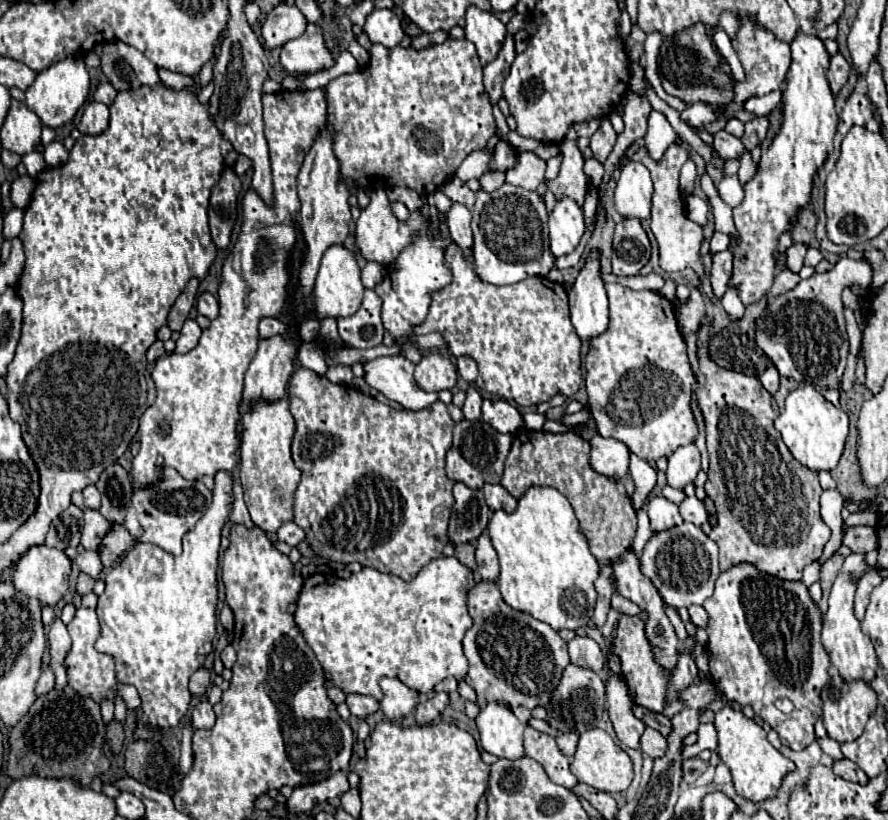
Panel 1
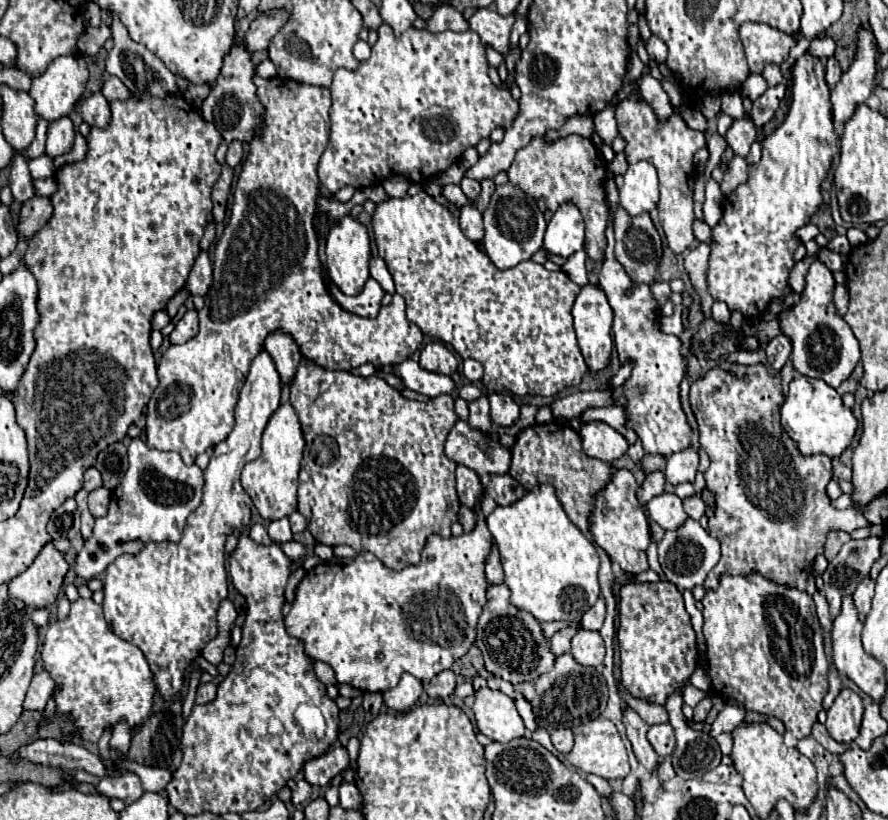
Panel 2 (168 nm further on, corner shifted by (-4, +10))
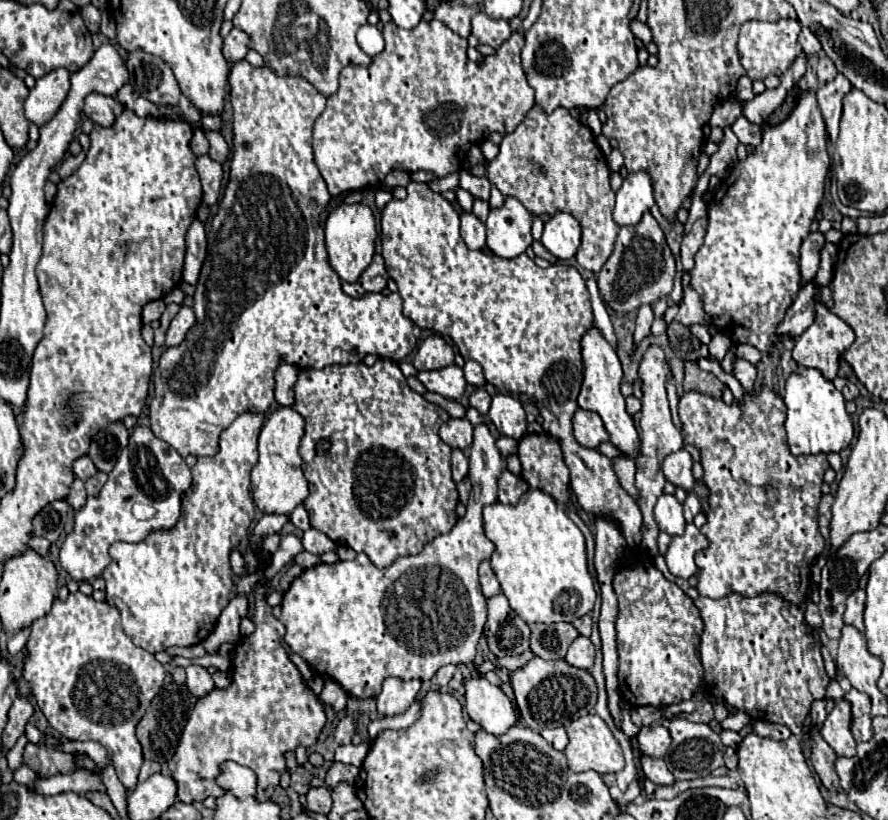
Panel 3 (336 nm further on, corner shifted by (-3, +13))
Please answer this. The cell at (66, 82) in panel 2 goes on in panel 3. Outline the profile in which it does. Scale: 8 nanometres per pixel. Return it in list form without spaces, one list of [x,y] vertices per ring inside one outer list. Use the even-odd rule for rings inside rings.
[[[55,69],[37,79],[25,101],[25,117],[31,123],[43,127],[47,121],[51,121],[51,117],[59,111],[61,103],[67,97],[69,77],[71,73],[67,69]]]

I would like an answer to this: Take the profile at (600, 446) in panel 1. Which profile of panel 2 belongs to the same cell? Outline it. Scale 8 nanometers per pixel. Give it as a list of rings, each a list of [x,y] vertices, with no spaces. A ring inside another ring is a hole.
[[[588,422],[580,428],[584,452],[592,458],[614,462],[628,452],[626,438],[604,422]]]

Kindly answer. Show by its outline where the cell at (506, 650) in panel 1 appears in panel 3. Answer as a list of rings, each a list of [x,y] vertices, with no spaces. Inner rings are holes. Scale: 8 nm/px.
[[[503,593],[487,601],[489,619],[485,623],[485,637],[491,653],[497,657],[517,657],[529,649],[529,627],[513,613]]]

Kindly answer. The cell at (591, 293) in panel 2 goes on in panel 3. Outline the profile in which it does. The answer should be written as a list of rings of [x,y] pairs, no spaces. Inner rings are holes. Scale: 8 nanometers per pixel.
[[[593,327],[591,331],[587,331],[581,339],[581,347],[583,347],[583,387],[579,393],[579,407],[587,409],[587,411],[595,411],[601,419],[603,425],[607,429],[609,443],[613,443],[623,457],[627,459],[637,459],[641,453],[641,439],[639,433],[635,429],[635,421],[633,417],[627,413],[625,409],[625,397],[621,395],[619,387],[621,387],[621,363],[617,359],[617,353],[613,351],[613,347],[603,339],[603,335],[597,331],[597,327]]]

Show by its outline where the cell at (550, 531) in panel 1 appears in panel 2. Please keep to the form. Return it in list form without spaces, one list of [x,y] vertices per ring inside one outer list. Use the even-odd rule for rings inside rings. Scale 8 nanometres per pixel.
[[[540,484],[526,492],[526,496],[510,506],[496,506],[494,512],[486,518],[488,530],[494,542],[500,548],[500,558],[504,566],[504,582],[510,588],[510,602],[530,612],[540,622],[550,620],[580,620],[582,614],[598,600],[600,584],[598,584],[598,568],[600,560],[594,544],[572,524],[566,516],[554,486]]]

